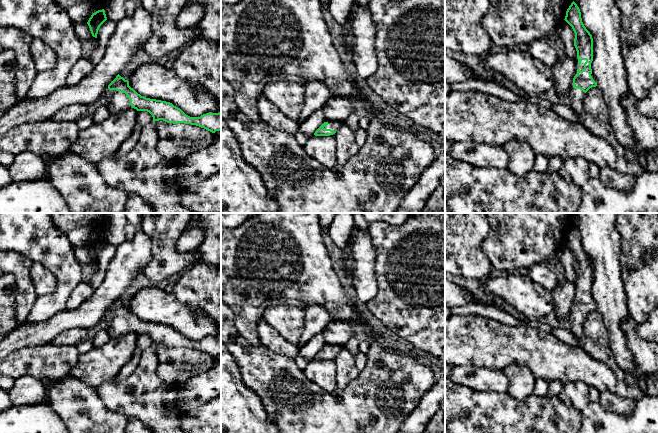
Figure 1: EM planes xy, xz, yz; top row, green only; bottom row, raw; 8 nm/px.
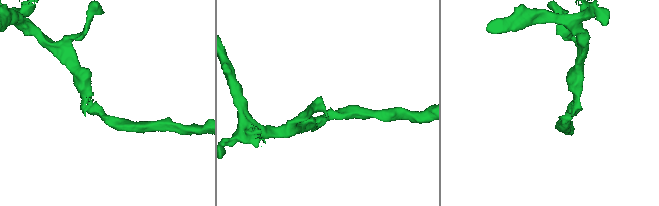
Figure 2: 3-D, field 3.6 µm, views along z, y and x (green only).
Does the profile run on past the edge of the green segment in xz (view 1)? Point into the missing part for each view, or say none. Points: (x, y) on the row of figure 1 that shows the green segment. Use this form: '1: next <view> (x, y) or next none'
1: next xz (333, 125)

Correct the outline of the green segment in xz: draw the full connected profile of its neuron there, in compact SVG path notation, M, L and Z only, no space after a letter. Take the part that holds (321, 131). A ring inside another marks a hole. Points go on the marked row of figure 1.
M325 120L325 122L315 131L315 136L334 136L341 127L342 122Z

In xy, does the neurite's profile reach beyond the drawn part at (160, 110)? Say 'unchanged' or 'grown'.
grown

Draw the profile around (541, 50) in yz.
M545 38L536 40L529 44L528 52L534 59L544 63L551 68L559 59L557 52Z

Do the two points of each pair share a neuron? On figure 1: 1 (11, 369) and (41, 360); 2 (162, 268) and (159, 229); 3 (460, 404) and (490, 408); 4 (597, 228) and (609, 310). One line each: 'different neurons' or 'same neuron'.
1: same neuron
2: same neuron
3: same neuron
4: same neuron

